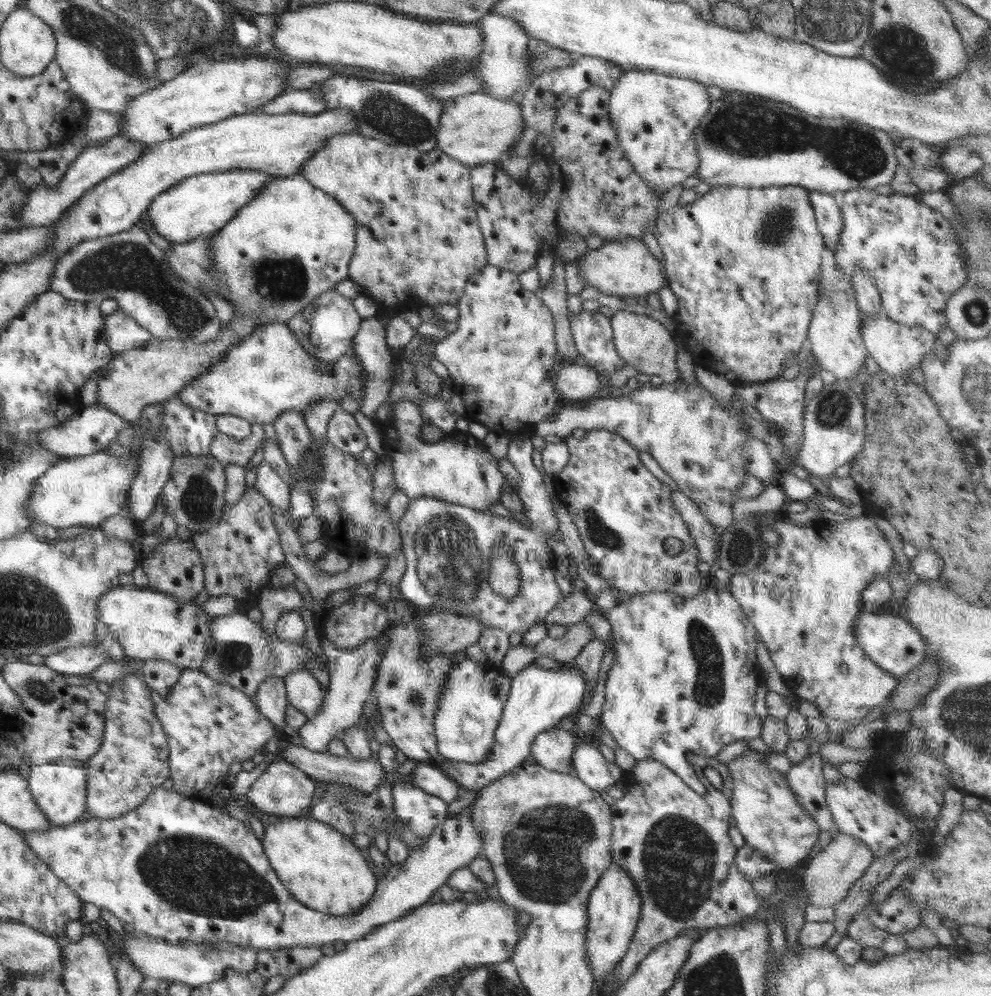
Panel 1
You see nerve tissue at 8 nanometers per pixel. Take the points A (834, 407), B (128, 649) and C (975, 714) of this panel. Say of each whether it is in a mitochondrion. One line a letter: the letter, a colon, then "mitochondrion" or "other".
A: mitochondrion
B: other
C: mitochondrion

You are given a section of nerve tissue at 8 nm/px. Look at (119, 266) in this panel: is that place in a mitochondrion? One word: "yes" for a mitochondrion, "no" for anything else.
yes

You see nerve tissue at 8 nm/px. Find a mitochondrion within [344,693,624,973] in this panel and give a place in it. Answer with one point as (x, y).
(545, 854)

